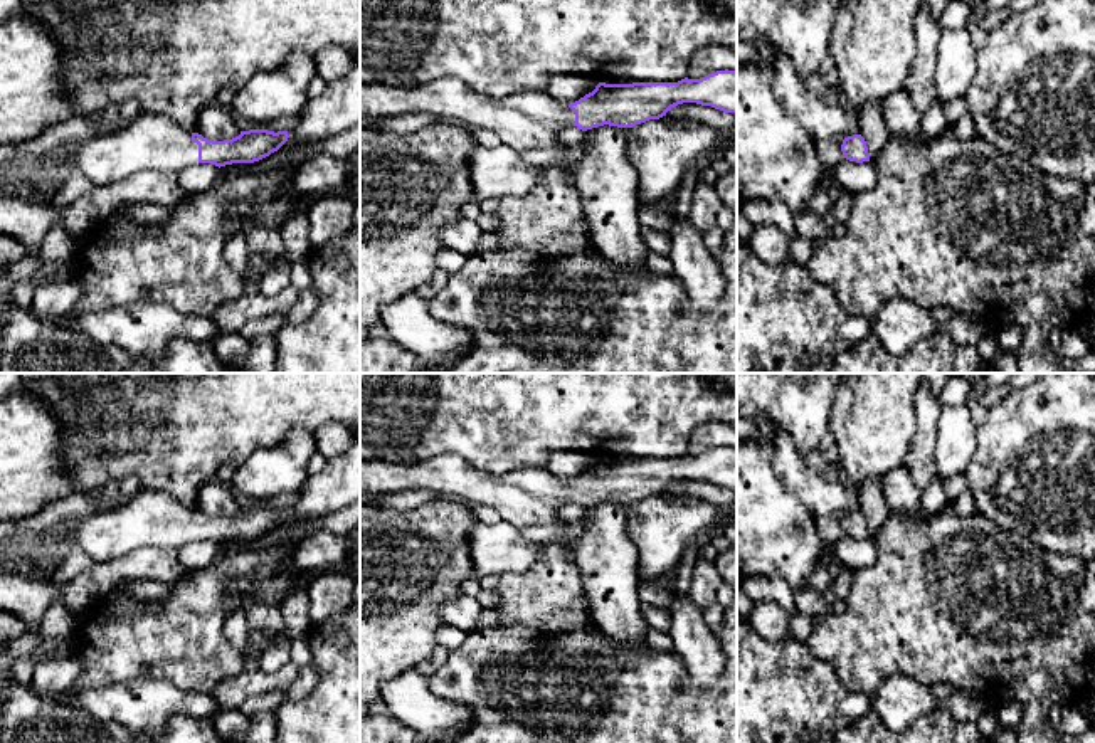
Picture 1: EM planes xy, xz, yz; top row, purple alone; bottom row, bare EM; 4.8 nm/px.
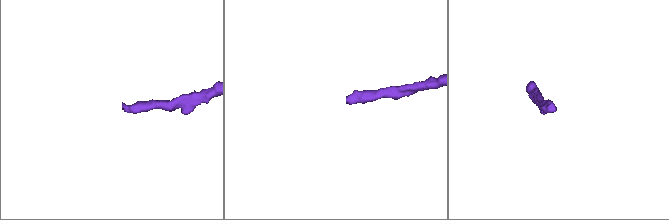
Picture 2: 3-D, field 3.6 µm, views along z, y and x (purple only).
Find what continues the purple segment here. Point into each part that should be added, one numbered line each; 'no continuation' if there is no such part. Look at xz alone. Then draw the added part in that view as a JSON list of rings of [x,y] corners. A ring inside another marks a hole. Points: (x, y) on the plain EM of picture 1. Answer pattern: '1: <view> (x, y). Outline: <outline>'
1: xz (530, 496). Outline: [[[444,452],[415,464],[380,459],[360,461],[360,493],[399,494],[415,489],[432,491],[447,499],[459,499],[471,508],[489,506],[500,513],[501,521],[518,530],[560,521],[557,511],[563,504],[574,503],[575,498],[575,489],[569,481],[558,479],[550,469],[528,467],[493,476],[473,467],[454,452]]]

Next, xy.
1: xy (150, 518). Outline: [[[143,487],[138,494],[45,531],[22,526],[2,543],[19,566],[45,570],[71,548],[82,550],[94,563],[121,558],[141,546],[182,548],[198,540],[192,508],[167,491]]]

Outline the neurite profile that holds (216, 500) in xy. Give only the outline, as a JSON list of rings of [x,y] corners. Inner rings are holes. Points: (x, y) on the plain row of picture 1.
[[[210,477],[197,491],[198,496],[198,511],[207,516],[224,518],[232,516],[241,511],[239,503],[230,493],[229,486]]]

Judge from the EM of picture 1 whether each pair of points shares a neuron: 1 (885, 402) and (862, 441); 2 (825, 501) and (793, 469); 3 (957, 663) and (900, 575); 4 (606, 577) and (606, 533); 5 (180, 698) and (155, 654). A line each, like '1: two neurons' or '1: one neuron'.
1: one neuron
2: one neuron
3: one neuron
4: one neuron
5: two neurons

